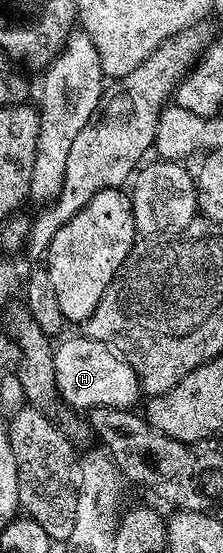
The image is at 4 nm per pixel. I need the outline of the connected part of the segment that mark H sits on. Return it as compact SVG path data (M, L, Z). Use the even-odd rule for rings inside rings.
M77 334L77 336L69 335L67 338L61 339L55 345L52 357L54 358L54 374L56 375L56 390L59 399L65 400L72 410L91 410L94 408L126 408L131 409L132 404L139 396L142 396L140 379L136 376L136 371L128 363L125 357L117 354L108 345L98 342L94 338Z

